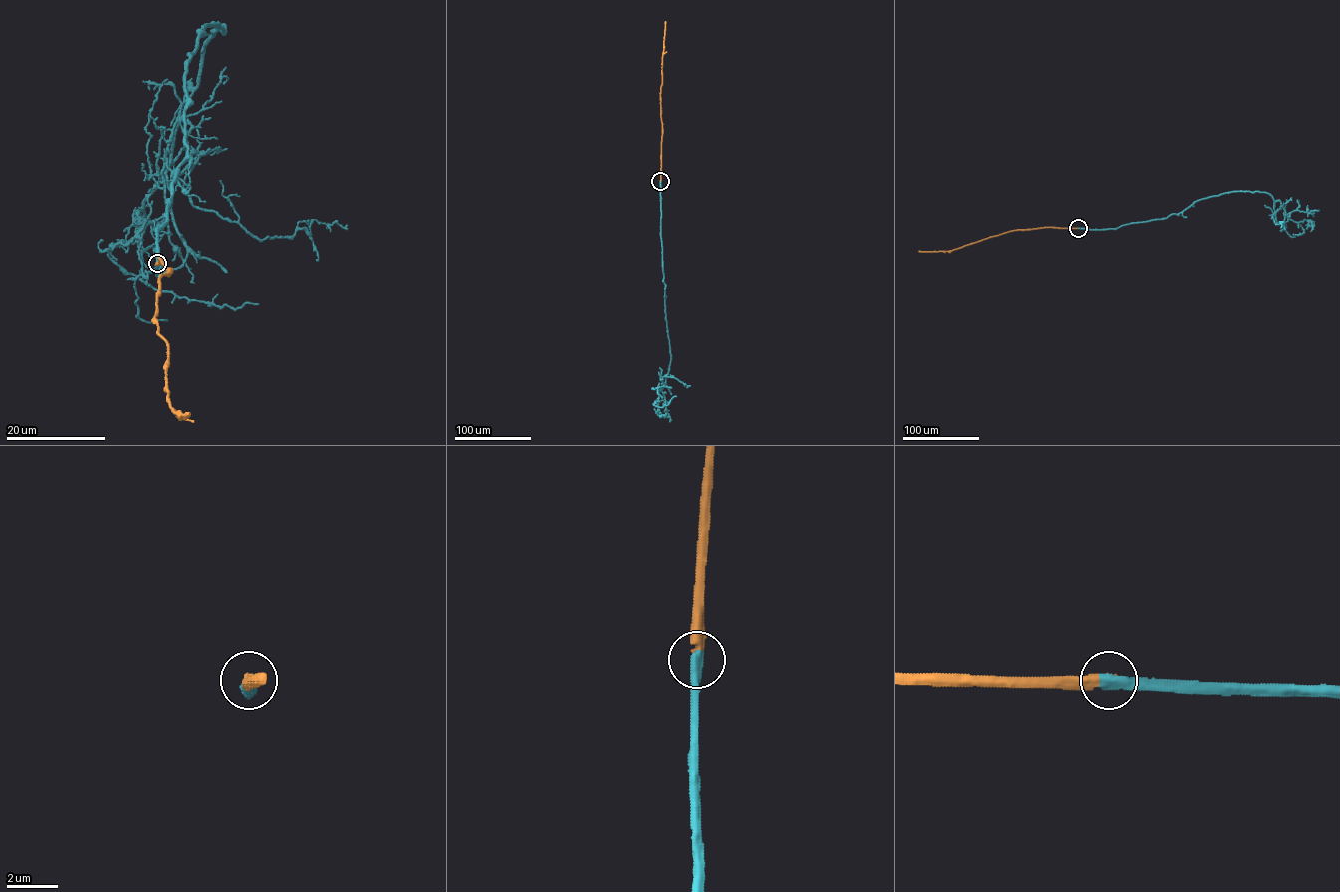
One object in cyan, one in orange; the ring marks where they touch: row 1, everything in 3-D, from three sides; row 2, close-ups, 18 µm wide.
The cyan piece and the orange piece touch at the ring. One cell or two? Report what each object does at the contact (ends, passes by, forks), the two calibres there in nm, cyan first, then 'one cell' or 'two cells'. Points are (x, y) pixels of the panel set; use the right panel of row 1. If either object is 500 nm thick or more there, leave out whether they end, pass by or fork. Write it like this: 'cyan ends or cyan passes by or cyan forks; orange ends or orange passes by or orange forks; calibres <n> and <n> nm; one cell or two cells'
cyan ends; orange ends; calibres 480 and 300 nm; one cell

